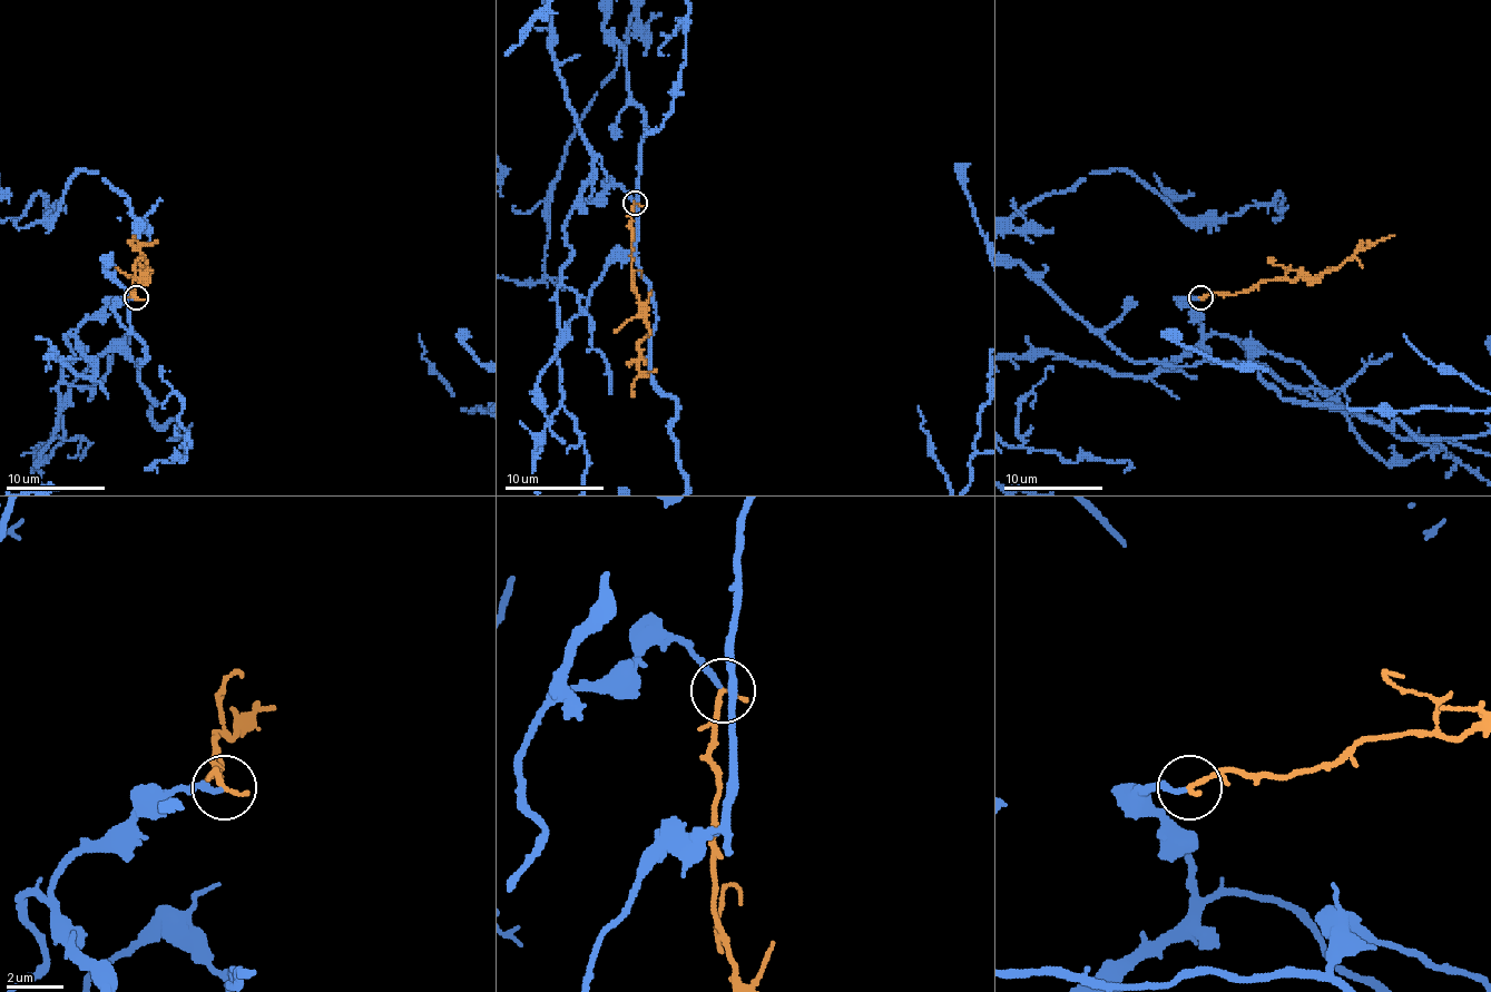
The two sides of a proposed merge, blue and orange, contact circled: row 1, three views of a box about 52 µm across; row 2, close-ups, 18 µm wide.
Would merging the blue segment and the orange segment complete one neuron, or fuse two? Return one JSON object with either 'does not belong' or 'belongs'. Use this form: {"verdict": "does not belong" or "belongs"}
{"verdict": "belongs"}

